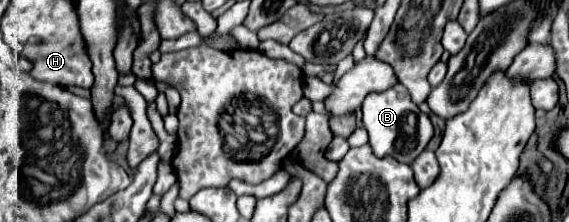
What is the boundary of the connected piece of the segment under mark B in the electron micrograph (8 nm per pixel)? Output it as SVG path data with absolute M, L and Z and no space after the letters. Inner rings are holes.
M395 84L383 92L371 92L363 102L363 126L369 132L369 144L377 156L393 156L403 164L411 164L433 136L433 124L425 112L411 100L403 84Z

